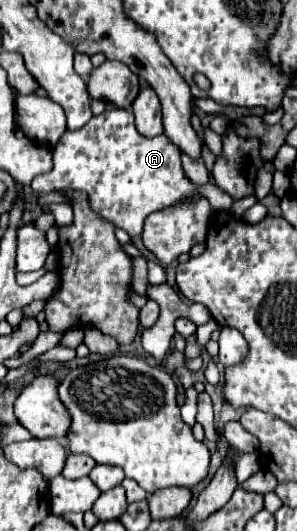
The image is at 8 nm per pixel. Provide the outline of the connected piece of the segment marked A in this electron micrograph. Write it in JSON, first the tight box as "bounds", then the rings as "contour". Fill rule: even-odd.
{"bounds":[31,108,233,236],"contour":[[[111,108],[101,112],[99,116],[93,116],[83,128],[79,130],[67,130],[63,138],[57,142],[53,150],[53,170],[51,174],[41,174],[31,182],[33,192],[55,192],[55,190],[81,190],[89,198],[91,210],[113,222],[115,226],[123,228],[129,236],[137,236],[143,232],[143,222],[149,214],[187,202],[191,198],[207,198],[211,208],[217,210],[229,210],[233,204],[233,198],[225,194],[215,183],[208,182],[206,185],[193,184],[184,174],[181,161],[181,152],[164,134],[155,138],[143,138],[133,122],[133,114],[123,108]]]}

